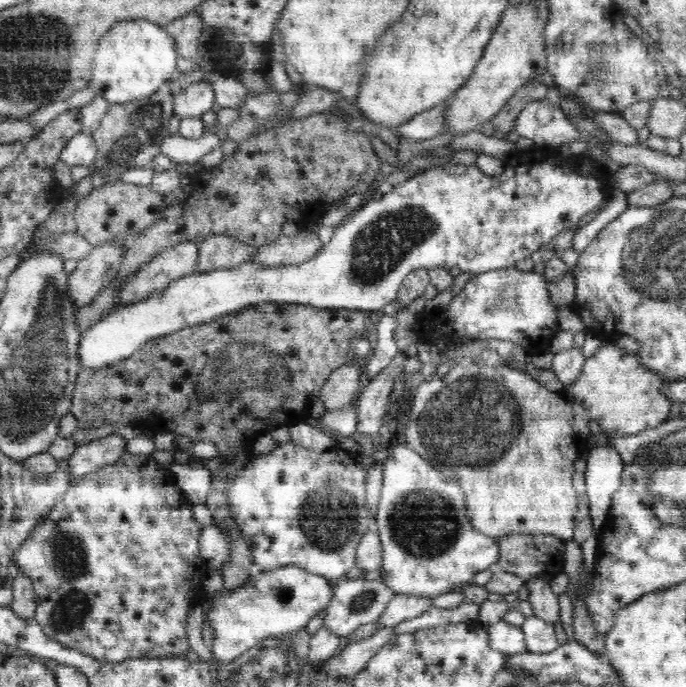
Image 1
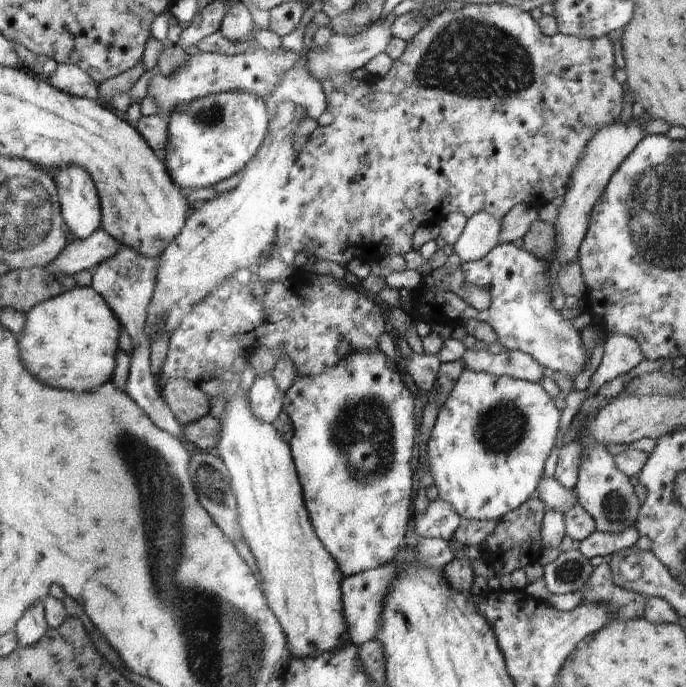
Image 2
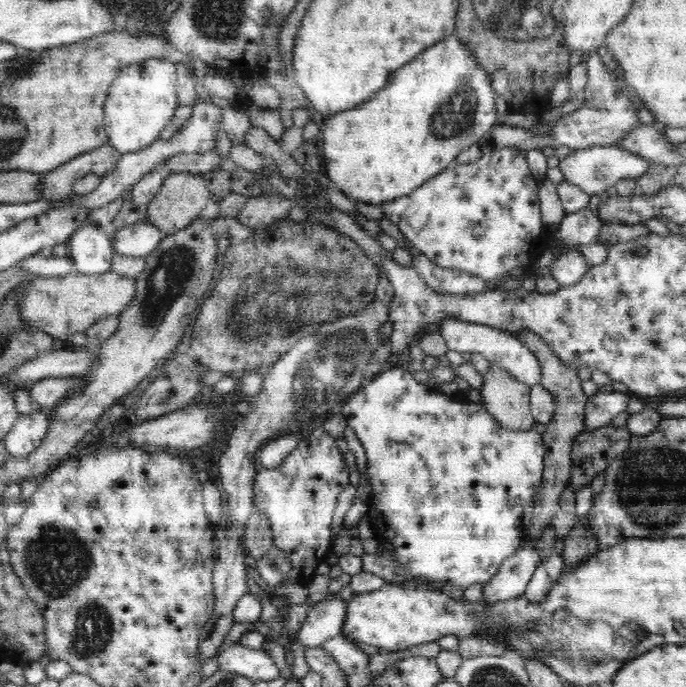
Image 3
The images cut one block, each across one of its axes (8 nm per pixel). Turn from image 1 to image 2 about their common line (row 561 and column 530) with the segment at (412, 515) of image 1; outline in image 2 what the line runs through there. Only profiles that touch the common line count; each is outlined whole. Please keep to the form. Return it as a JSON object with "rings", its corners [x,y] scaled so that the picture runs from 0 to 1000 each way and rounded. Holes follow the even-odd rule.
{"rings":[[[678,536],[641,591],[621,646],[621,667],[638,712],[637,722],[653,731],[672,754],[726,757],[755,739],[781,718],[787,693],[793,691],[793,672],[810,646],[816,606],[819,600],[810,594],[808,579],[786,557]]]}

